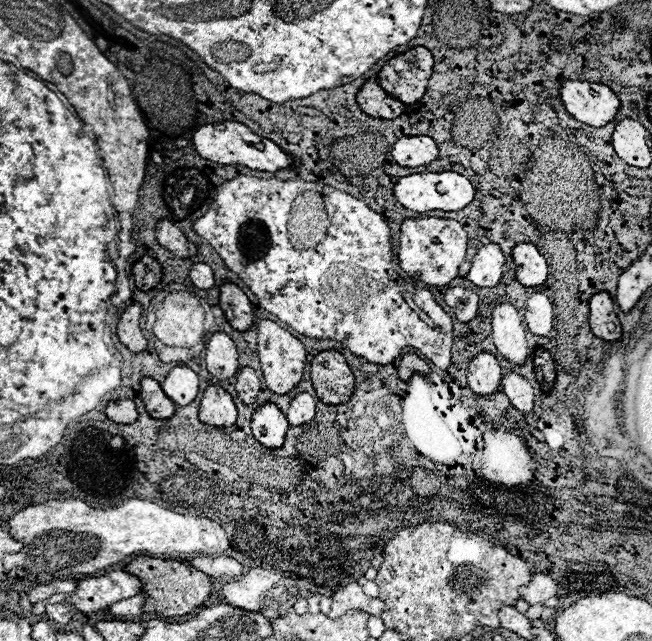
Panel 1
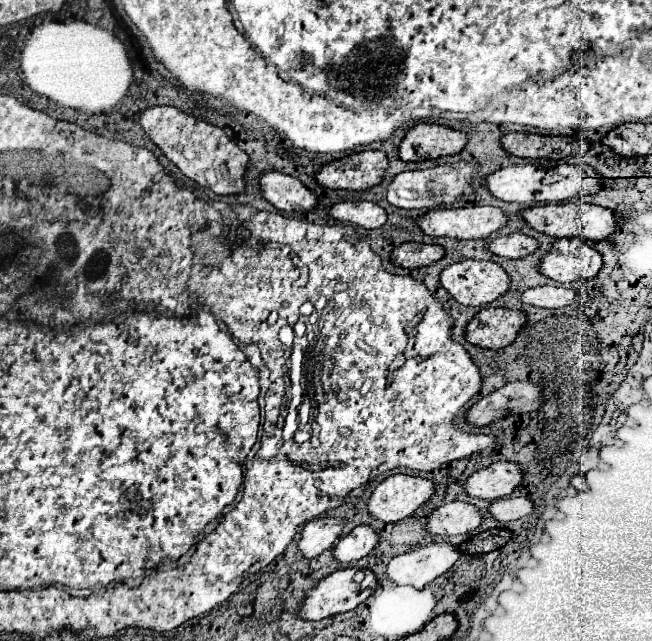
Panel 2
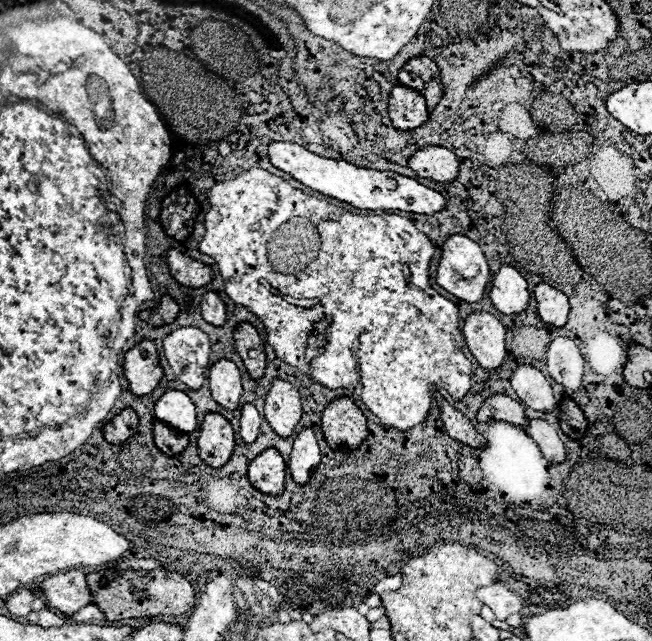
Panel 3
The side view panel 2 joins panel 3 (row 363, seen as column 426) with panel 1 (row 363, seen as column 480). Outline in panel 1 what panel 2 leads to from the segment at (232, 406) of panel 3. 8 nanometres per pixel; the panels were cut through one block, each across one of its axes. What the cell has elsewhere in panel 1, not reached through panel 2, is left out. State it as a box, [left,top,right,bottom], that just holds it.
[206,332,238,380]

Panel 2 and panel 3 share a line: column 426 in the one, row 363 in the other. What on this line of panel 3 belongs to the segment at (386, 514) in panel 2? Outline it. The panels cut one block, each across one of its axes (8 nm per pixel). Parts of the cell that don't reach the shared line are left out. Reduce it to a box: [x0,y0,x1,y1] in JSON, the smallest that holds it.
[462,312,506,370]

